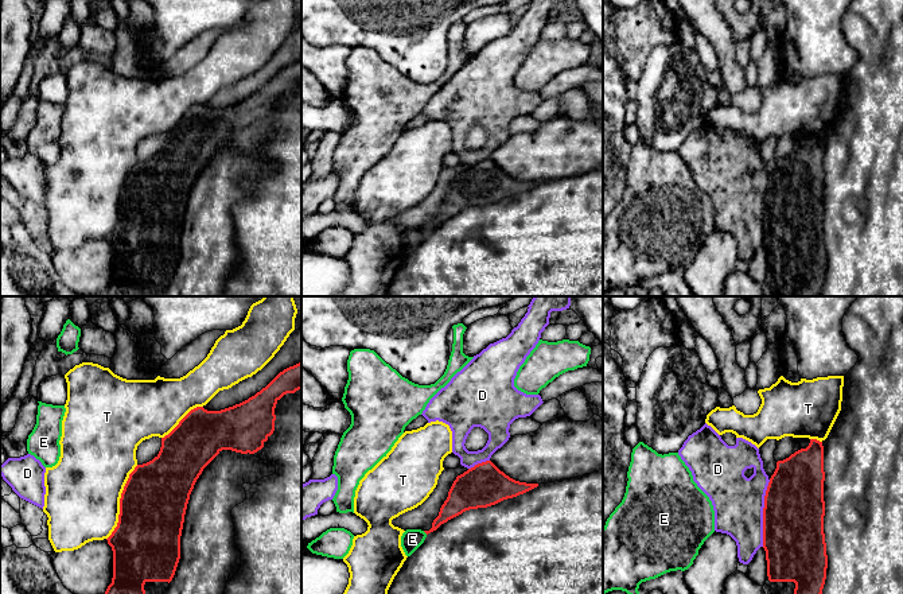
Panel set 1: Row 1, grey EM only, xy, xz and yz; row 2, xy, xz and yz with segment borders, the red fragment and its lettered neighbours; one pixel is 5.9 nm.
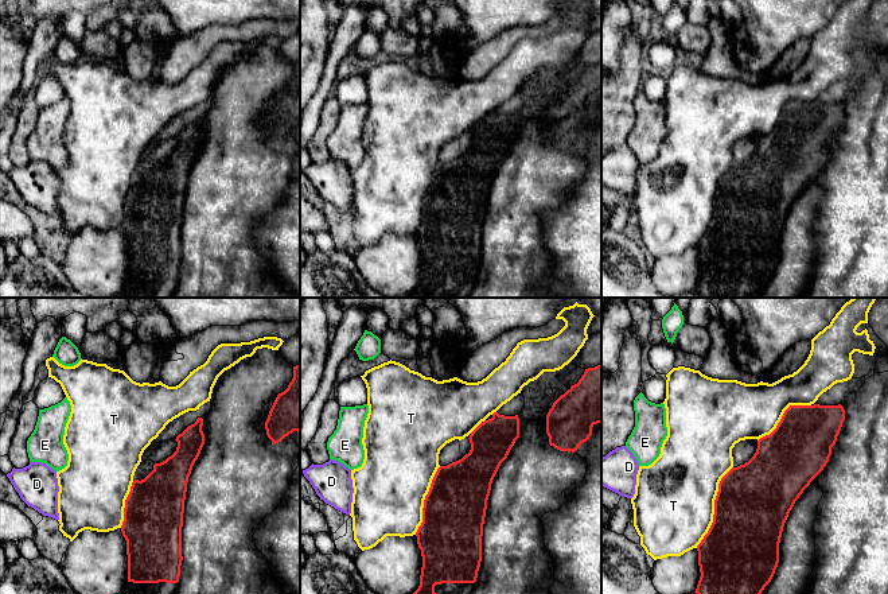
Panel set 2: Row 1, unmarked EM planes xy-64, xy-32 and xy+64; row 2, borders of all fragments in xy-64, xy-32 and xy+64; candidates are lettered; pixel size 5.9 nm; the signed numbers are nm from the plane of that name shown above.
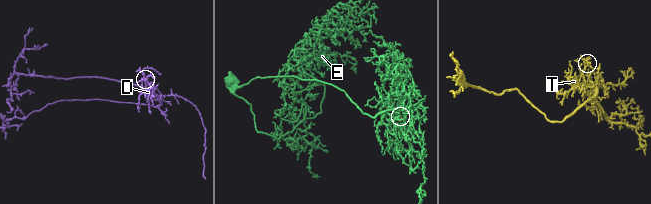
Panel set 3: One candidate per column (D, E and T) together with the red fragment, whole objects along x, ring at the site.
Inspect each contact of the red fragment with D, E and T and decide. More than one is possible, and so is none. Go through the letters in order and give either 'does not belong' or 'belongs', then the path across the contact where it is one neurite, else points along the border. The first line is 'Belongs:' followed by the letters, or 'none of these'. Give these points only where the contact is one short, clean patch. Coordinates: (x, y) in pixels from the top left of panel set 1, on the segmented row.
Belongs: none of these
D: does not belong
E: does not belong; border xz (423, 531), (427, 534)
T: does not belong

